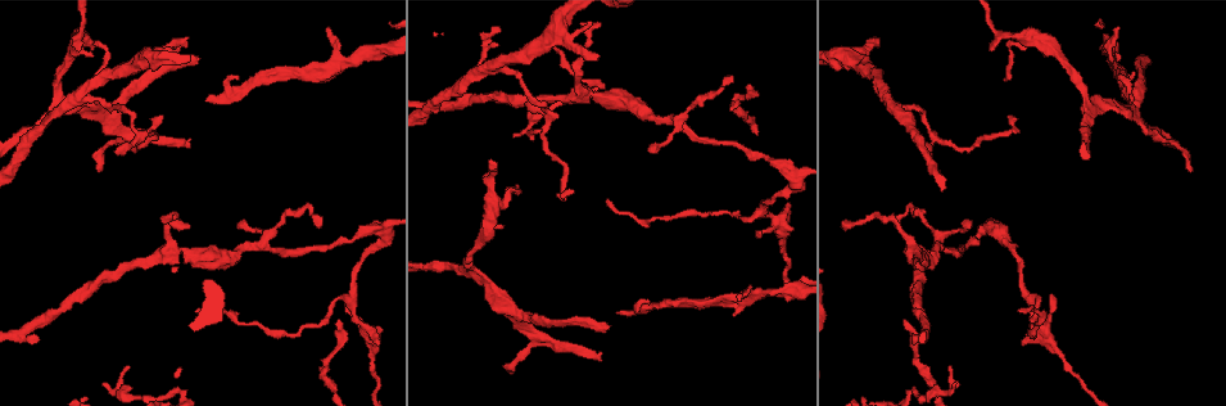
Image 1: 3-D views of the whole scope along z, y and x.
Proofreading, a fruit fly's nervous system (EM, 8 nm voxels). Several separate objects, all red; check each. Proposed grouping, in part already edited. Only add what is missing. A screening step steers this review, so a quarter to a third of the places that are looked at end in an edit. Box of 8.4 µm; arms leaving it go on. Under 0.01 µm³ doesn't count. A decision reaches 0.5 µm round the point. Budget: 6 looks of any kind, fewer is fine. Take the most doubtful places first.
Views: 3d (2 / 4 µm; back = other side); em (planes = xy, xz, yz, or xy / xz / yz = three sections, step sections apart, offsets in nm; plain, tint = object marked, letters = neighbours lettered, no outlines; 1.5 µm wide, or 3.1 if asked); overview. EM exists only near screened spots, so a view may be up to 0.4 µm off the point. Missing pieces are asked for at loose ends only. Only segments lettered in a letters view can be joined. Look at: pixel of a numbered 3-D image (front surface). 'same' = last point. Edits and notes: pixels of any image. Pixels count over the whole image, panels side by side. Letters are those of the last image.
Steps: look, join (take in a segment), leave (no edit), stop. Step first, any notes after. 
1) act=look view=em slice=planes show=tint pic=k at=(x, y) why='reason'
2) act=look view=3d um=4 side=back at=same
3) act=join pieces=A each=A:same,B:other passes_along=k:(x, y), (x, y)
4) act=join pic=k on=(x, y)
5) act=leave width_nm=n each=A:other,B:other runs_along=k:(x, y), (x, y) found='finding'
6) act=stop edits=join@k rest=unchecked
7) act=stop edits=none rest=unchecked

act=look view=em slice=yz step=8 show=plain pic=1 at=(1129, 101) why='branch stops here'

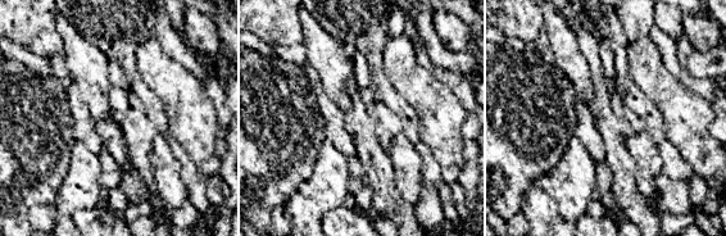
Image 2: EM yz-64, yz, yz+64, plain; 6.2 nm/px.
act=look view=em slice=yz step=8 show=letters at=same why='what lies round it'

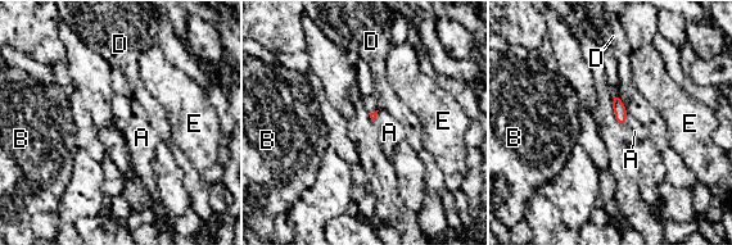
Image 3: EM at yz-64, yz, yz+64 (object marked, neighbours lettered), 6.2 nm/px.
act=join pieces=A each=A:same,B:other,D:other,E:other passes_along=3:(619, 109), (624, 119), (635, 131) found='the neuron continues'

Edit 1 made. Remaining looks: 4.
act=look view=em slice=planes show=letters pic=1 at=(737, 298) why='free end'

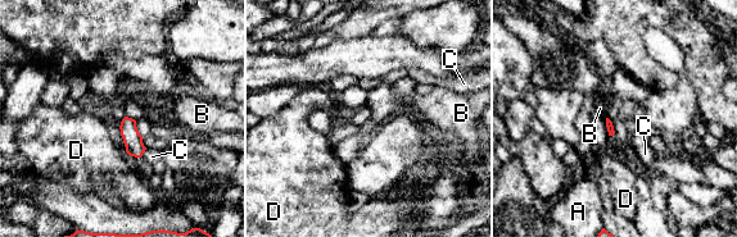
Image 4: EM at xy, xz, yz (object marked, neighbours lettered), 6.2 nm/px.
act=leave each=A:other,B:other,C:other,D:other border=4:(126, 115), (135, 121) found='none of them fits'

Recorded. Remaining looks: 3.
act=look view=3d um=4 pic=1 at=(179, 47) why='an open end'

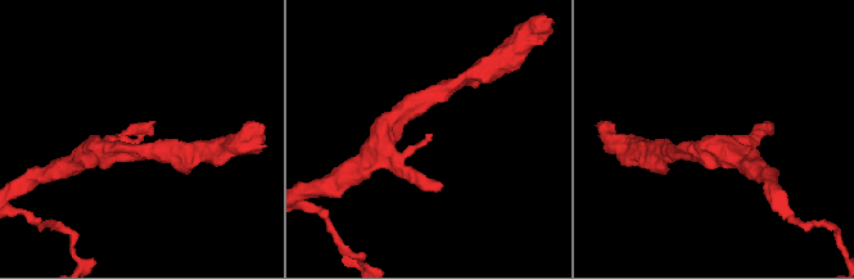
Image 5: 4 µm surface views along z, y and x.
act=look view=em slice=planes show=tint pic=5 at=(429, 136)

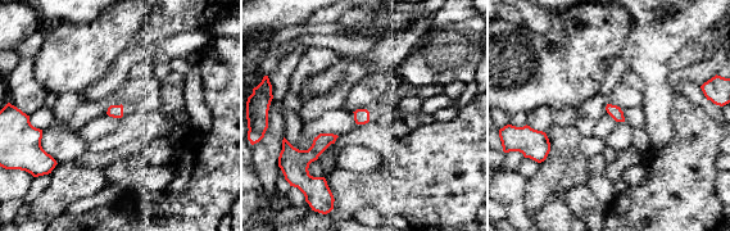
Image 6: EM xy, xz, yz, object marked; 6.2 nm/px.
act=look view=em slice=planes show=letters at=same

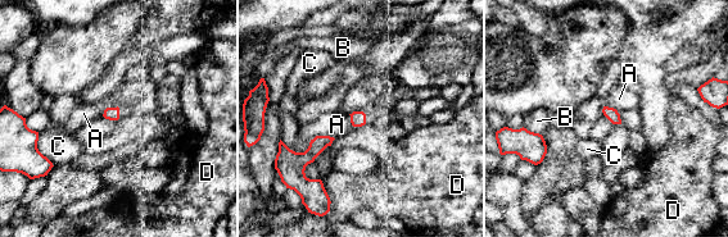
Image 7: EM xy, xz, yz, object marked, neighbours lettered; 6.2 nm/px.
act=leave width_nm=80 each=A:other,B:other,C:other,D:other border=7:(334, 137), (315, 136), (310, 140) found='no lettered segment goes on from it'

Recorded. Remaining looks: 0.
act=stop edits=join@3 rest=unchecked

